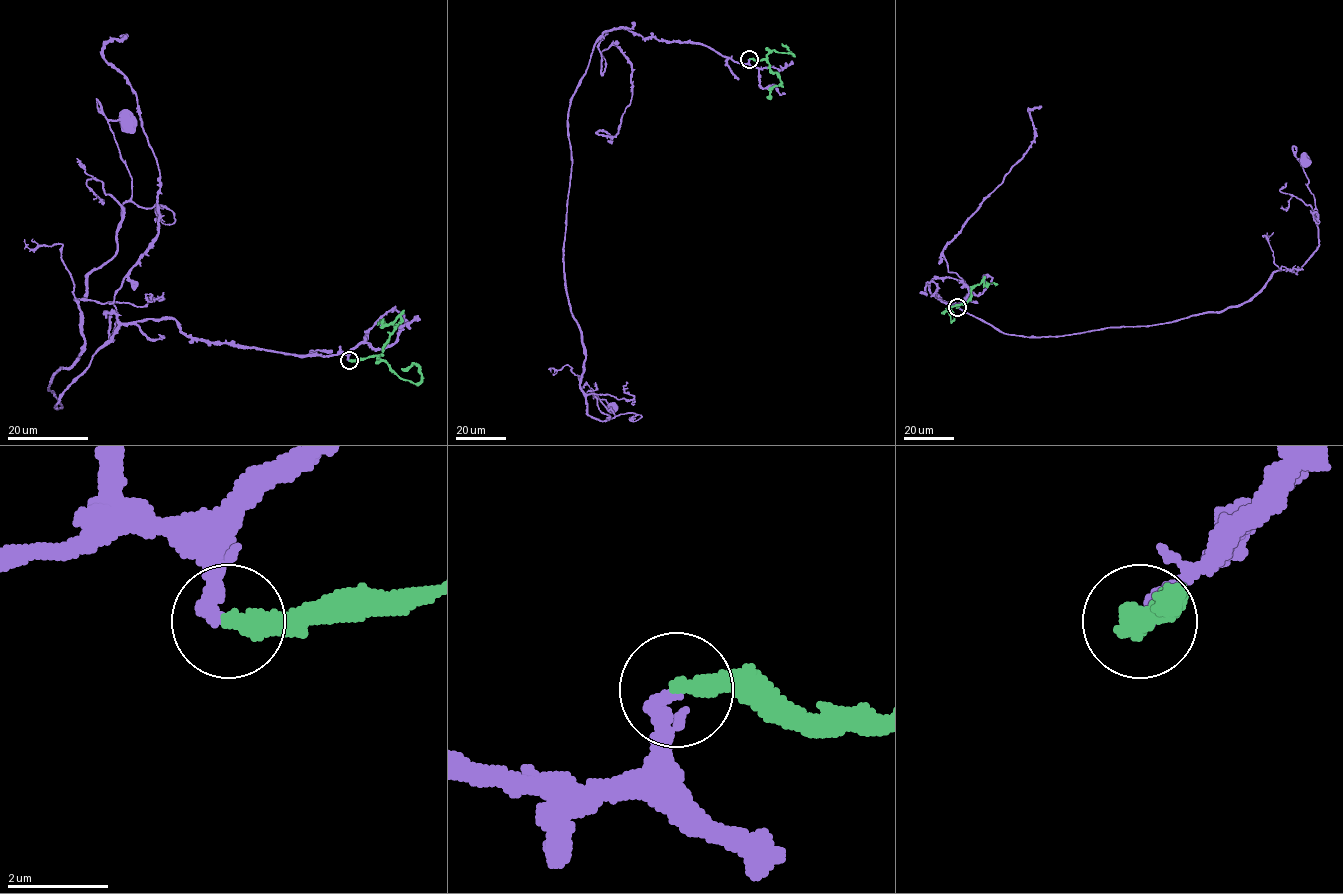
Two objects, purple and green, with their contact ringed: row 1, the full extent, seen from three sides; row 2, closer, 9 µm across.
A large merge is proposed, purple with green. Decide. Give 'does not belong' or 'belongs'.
does not belong

